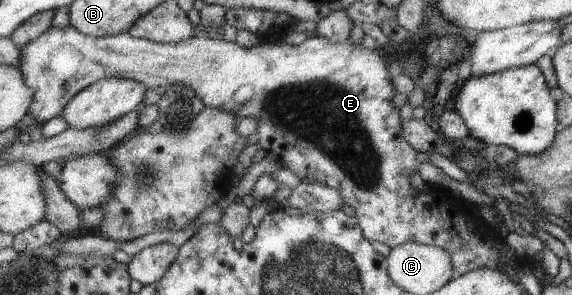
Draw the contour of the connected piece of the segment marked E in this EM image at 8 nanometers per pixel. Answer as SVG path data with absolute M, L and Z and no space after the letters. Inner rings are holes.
M68 25L64 28L54 28L51 26L50 29L42 33L38 38L35 38L27 45L19 48L20 64L18 70L21 72L22 79L25 81L26 86L30 87L31 91L34 92L30 107L26 112L41 125L52 118L60 116L63 108L75 97L76 93L90 86L95 81L109 79L110 77L130 79L148 88L168 86L175 83L189 86L201 100L204 107L224 111L233 116L237 116L237 118L253 118L257 122L253 140L259 144L261 149L265 150L265 158L271 162L275 162L277 166L291 171L291 173L295 174L302 182L318 183L334 189L340 195L341 203L353 209L354 218L357 220L358 226L361 228L362 234L367 238L368 242L385 244L390 249L407 242L441 248L450 255L450 266L453 267L454 278L458 278L461 274L467 273L468 271L481 268L497 270L499 272L505 272L507 268L518 271L529 259L525 256L518 257L513 251L513 248L509 248L505 240L498 236L496 229L487 226L480 217L476 216L471 210L473 206L461 200L461 198L458 198L453 193L435 184L424 183L423 188L419 188L419 190L411 186L411 174L418 174L420 168L417 160L418 152L415 151L409 143L405 142L404 138L400 135L402 132L401 118L399 118L399 108L393 106L393 102L391 102L391 96L395 96L395 90L393 90L391 80L389 80L389 70L387 70L387 66L385 66L385 62L383 62L385 58L383 58L377 50L371 50L371 48L362 46L361 44L350 44L348 38L342 42L330 42L329 39L322 38L321 35L310 33L304 42L297 45L289 45L288 43L277 41L273 45L258 43L257 46L243 48L235 42L225 43L223 40L209 40L209 38L203 39L194 37L175 43L155 43L146 39L131 37L129 34L126 34L125 31L115 35L91 37L90 35L80 34ZM241 86L251 86L253 94L251 94L247 100L243 100L243 102L235 102L235 100L233 100L233 94L235 94L237 88L241 88Z

